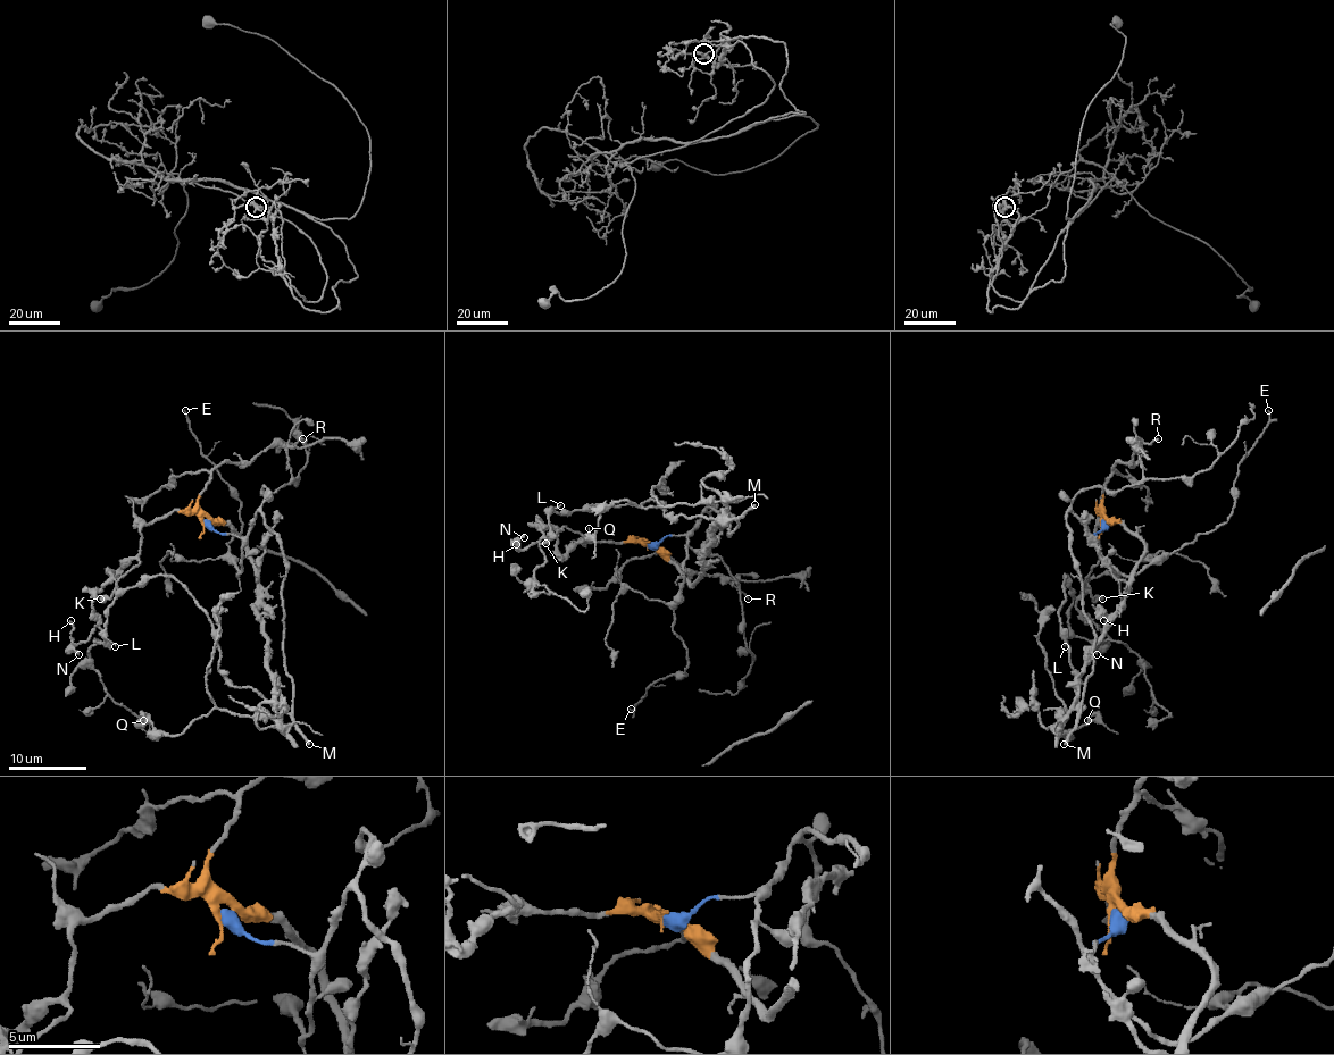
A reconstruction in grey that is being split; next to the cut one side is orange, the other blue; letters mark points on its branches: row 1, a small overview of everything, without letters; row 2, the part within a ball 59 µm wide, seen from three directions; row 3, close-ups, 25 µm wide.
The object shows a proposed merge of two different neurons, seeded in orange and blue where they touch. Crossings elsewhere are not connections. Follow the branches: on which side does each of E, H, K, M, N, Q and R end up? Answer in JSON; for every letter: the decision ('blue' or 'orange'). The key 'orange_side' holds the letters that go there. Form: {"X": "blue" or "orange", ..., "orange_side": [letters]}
{"E": "blue", "H": "orange", "K": "orange", "M": "blue", "N": "orange", "Q": "orange", "R": "orange", "orange_side": ["H", "K", "N", "Q", "R"]}

